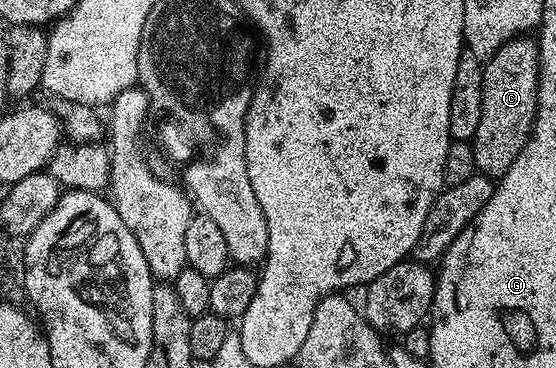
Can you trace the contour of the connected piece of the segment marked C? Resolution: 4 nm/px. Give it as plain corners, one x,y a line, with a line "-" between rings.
517,35
514,39
506,41
491,58
484,63
483,66
483,97
481,98
481,123
477,125
477,134
474,140
470,141
473,150
473,158
475,159
476,169
482,175
492,178
501,178
509,170
509,166
513,166
513,161
517,158
517,154
521,154
521,150
527,145
527,139
531,136
531,131
535,125
535,115
539,107
537,106
537,92
539,90
539,45
534,39
529,39
526,35

